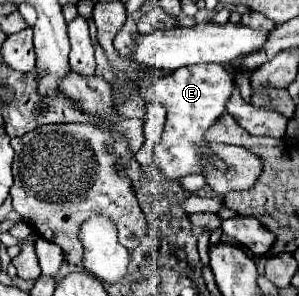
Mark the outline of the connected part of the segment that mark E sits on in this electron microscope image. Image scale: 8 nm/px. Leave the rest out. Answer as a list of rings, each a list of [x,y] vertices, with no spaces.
[[[198,63],[176,69],[168,77],[158,77],[150,89],[142,91],[146,109],[152,103],[166,107],[166,125],[160,137],[154,137],[154,159],[158,169],[168,179],[180,179],[188,173],[204,171],[202,149],[206,145],[206,131],[226,113],[226,105],[234,93],[234,77],[220,63]]]

